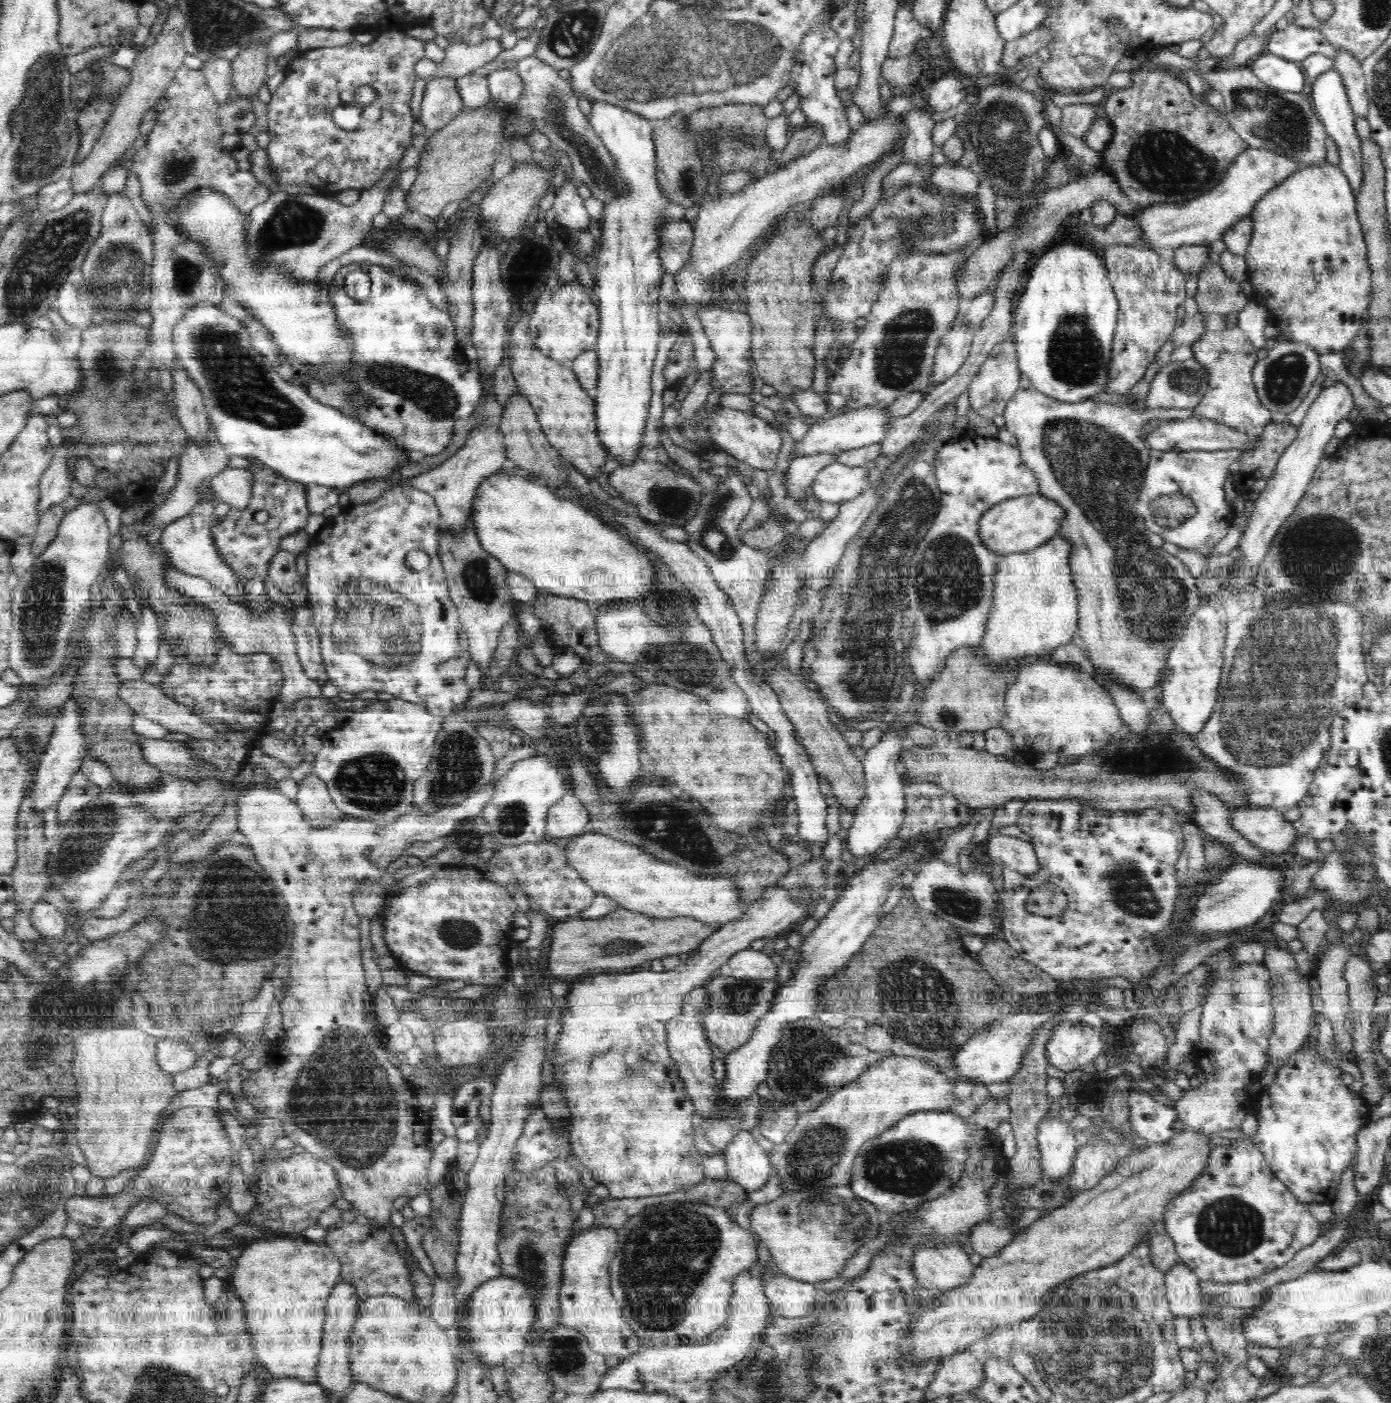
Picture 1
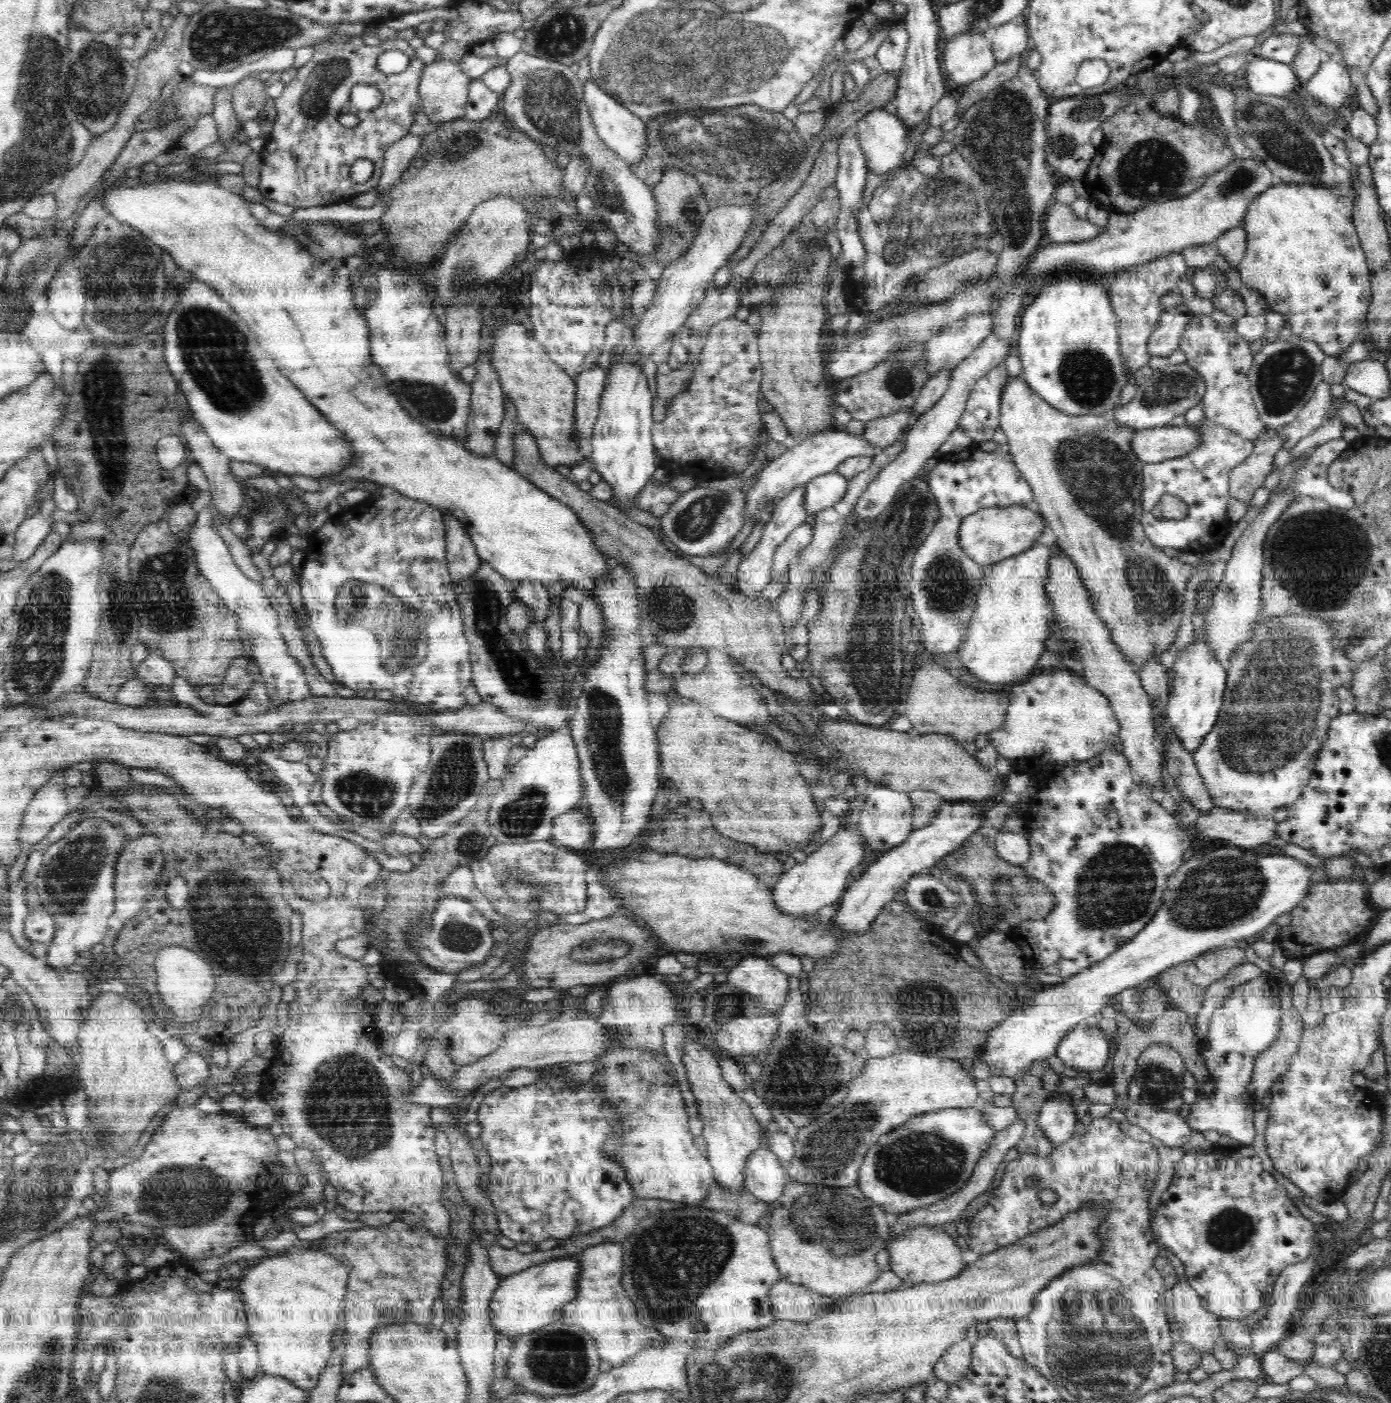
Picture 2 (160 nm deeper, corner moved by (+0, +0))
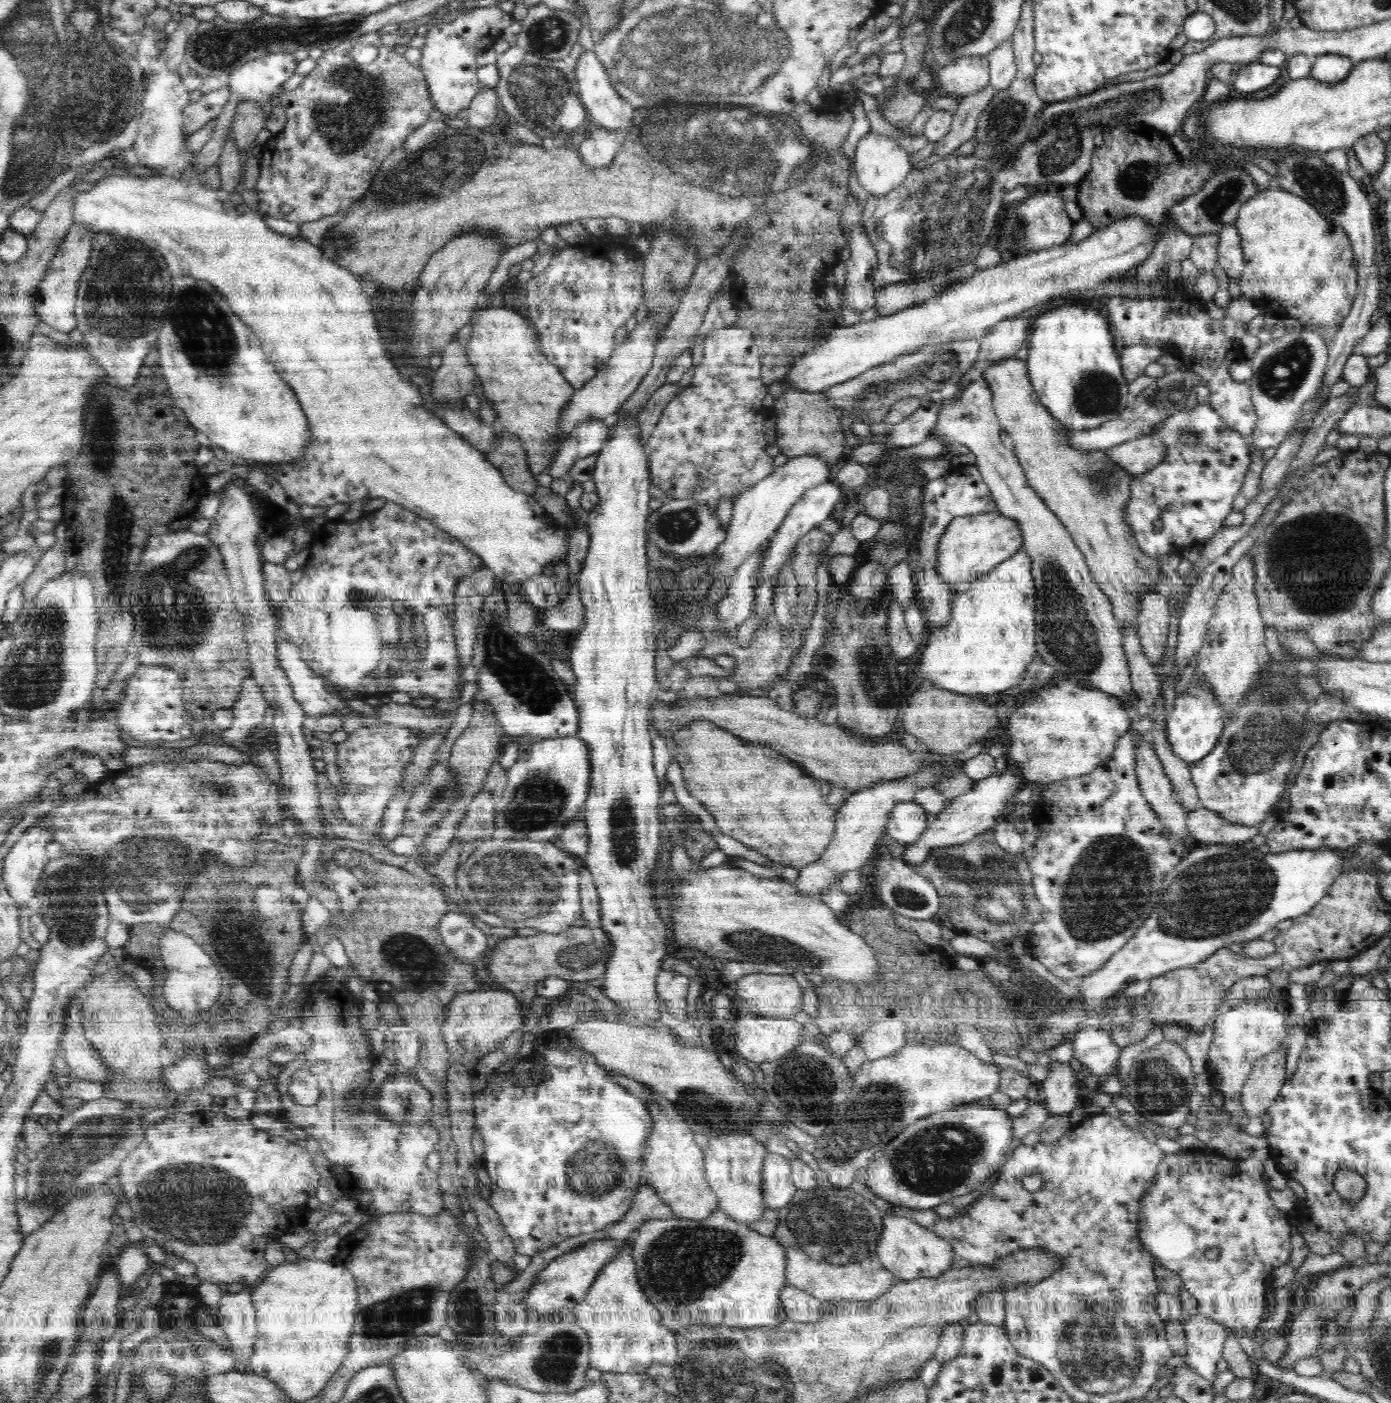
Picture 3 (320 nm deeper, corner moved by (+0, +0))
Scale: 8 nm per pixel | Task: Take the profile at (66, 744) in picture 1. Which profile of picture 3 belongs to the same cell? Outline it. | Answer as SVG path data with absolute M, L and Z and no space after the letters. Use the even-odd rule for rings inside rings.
M38 818L36 824L27 829L3 858L2 880L4 880L5 888L7 888L10 897L14 899L14 903L18 904L18 908L30 907L35 904L38 880L40 880L48 860L52 859L46 851L46 844L48 844L50 836L51 830L47 828L47 824Z

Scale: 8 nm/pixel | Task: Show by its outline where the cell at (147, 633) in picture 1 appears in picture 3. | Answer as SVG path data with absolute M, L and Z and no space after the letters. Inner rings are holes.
M140 665L128 677L123 688L122 701L112 709L114 722L123 734L138 742L172 742L192 737L193 716L184 708L182 679L168 666Z

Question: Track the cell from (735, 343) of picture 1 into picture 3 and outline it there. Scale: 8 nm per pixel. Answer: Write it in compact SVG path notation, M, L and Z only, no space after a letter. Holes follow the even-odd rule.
M726 326L714 329L705 338L703 359L701 364L695 368L691 383L687 387L682 388L666 405L664 412L660 415L660 421L656 428L654 428L651 438L648 440L646 449L652 485L658 487L670 500L694 499L696 503L716 510L724 498L732 499L732 502L736 501L746 490L755 486L758 481L763 480L762 478L766 478L768 474L772 474L775 470L773 458L770 458L766 452L767 447L770 446L766 443L764 432L764 423L766 422L766 418L768 418L768 414L766 407L762 405L762 400L768 394L769 388L761 379L763 365L760 362L760 353L758 350L759 346L756 346L755 338L752 338L752 333L738 326Z

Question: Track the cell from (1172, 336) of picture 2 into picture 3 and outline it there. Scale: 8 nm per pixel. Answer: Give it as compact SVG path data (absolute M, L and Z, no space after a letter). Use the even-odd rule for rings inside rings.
M1136 344L1120 348L1120 360L1123 366L1122 372L1128 383L1146 372L1146 366L1157 362L1164 350L1158 344Z

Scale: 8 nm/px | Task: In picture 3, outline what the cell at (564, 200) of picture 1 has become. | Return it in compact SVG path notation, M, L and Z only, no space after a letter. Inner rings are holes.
M597 126L594 132L580 143L582 161L591 168L602 168L613 161L618 152L618 144L624 140L624 134Z

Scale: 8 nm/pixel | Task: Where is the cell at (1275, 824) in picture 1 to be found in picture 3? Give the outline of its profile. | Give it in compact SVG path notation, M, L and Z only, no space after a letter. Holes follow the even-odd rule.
M1202 806L1187 814L1186 827L1196 842L1204 844L1237 844L1259 834L1259 825L1232 824L1217 812Z

